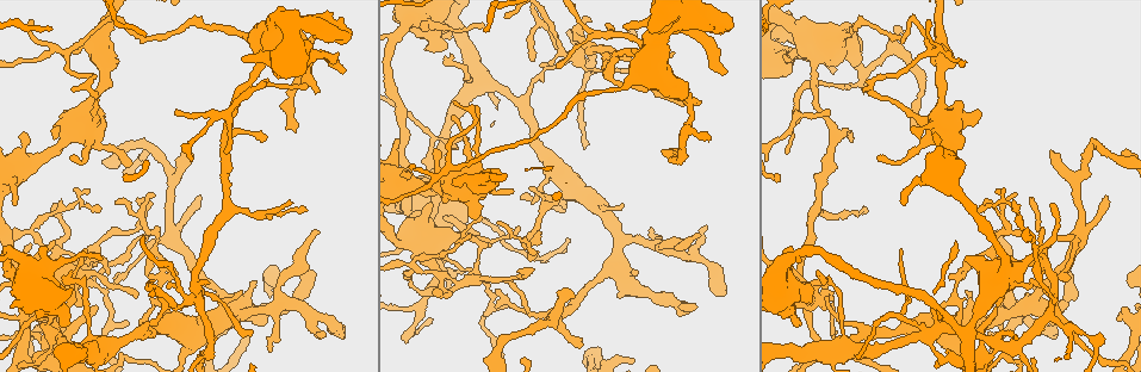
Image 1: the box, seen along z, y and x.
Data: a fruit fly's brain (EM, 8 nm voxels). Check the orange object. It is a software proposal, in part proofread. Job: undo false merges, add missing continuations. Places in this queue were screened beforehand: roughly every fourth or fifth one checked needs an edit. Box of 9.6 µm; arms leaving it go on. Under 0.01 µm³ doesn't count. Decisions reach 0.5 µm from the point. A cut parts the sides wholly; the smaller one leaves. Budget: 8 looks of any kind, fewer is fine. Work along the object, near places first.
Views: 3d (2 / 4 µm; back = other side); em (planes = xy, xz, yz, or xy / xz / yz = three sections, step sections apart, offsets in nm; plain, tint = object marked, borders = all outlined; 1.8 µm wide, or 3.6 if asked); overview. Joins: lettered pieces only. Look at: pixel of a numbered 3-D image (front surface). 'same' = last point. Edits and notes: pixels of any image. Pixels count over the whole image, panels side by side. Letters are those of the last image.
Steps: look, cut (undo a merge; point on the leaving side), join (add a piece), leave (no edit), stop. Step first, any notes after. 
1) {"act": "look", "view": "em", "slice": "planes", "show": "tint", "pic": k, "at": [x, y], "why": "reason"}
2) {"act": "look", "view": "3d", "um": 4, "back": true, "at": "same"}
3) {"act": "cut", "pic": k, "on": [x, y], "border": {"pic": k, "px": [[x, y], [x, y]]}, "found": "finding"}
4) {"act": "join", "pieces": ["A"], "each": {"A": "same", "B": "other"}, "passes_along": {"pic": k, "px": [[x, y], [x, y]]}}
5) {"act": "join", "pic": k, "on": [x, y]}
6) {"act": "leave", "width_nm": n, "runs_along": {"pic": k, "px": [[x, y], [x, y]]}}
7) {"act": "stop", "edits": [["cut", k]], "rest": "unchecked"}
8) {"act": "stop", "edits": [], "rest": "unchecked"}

{"act": "look", "view": "3d", "um": 4, "pic": 1, "at": [1014, 346], "why": "looks like a crossing"}

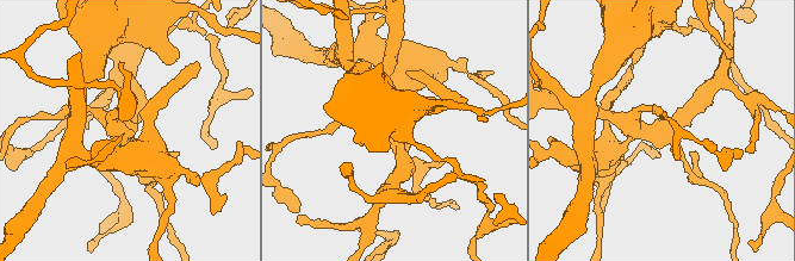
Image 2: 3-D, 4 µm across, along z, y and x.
{"act": "look", "view": "em", "slice": "planes", "show": "tint", "pic": 2, "at": [658, 129], "why": "need the tissue"}

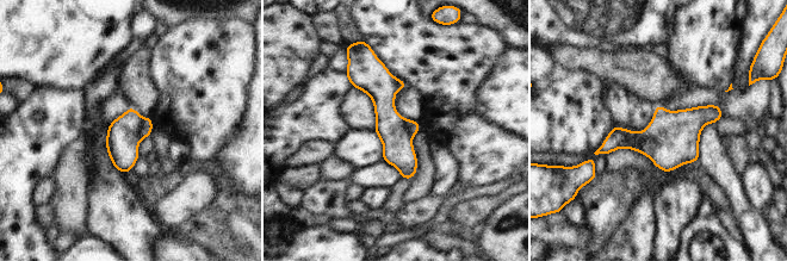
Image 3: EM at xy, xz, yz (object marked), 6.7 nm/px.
{"act": "look", "view": "em", "slice": "planes", "show": "borders", "at": "same", "why": "see the neighbours"}

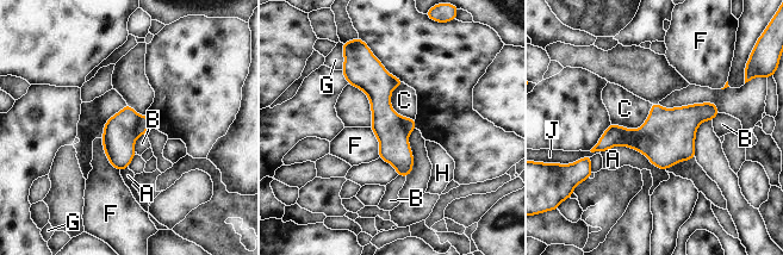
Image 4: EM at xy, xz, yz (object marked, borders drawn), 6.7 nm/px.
{"act": "cut", "pic": 4, "on": [118, 140], "each": {"A": "other", "B": "other", "C": "other", "F": "other", "G": "other", "H": "other", "J": "other"}, "part_leaving": {"pic": 4, "px": [[367, 60], [405, 173]]}, "found": "two neurons meet here"}

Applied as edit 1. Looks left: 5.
{"act": "look", "view": "overview"}

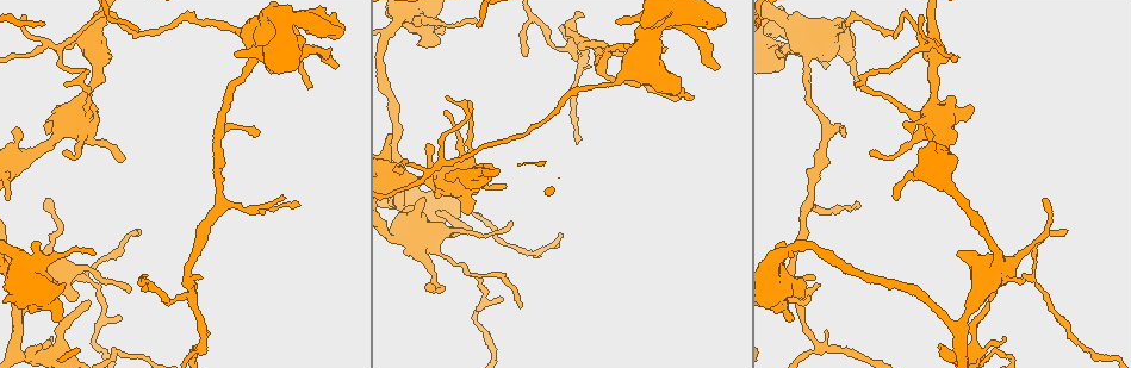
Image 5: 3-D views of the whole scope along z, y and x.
{"act": "look", "view": "em", "slice": "xz", "step": 16, "show": "borders", "pic": 5, "at": [827, 130], "why": "abrupt turn"}

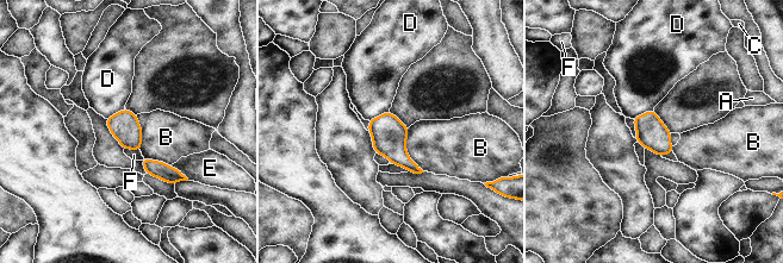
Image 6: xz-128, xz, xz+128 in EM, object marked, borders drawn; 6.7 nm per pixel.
{"act": "leave", "each": {"A": "other", "B": "other", "C": "other", "D": "other", "E": "other", "F": "other"}, "border": {"pic": 6, "px": [[408, 127], [406, 154], [423, 171]]}, "found": "one neuron here"}

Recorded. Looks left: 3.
{"act": "look", "view": "em", "slice": "planes", "show": "plain", "pic": 5, "at": [460, 126], "why": "touches itself"}

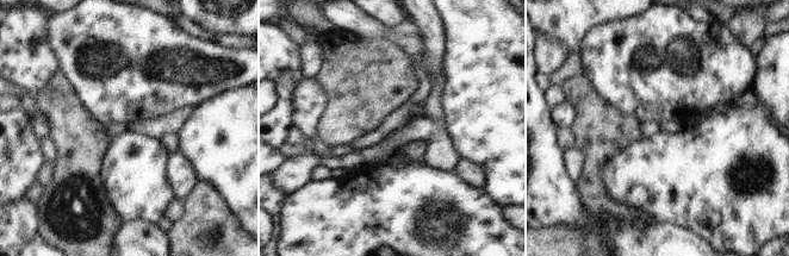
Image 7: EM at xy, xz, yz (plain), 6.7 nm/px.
{"act": "look", "view": "em", "slice": "planes", "show": "borders", "at": "same"}

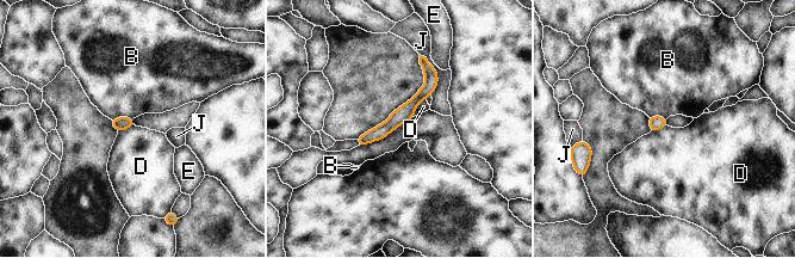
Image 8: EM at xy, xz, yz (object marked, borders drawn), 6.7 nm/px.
{"act": "leave", "each": {"B": "other", "D": "other", "E": "other", "J": "other"}, "runs_along": {"pic": 8, "px": [[423, 60], [429, 86], [361, 142]]}, "found": "one neuron here"}

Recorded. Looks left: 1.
{"act": "stop", "edits": [["cut", 4]], "rest": "unchecked"}

